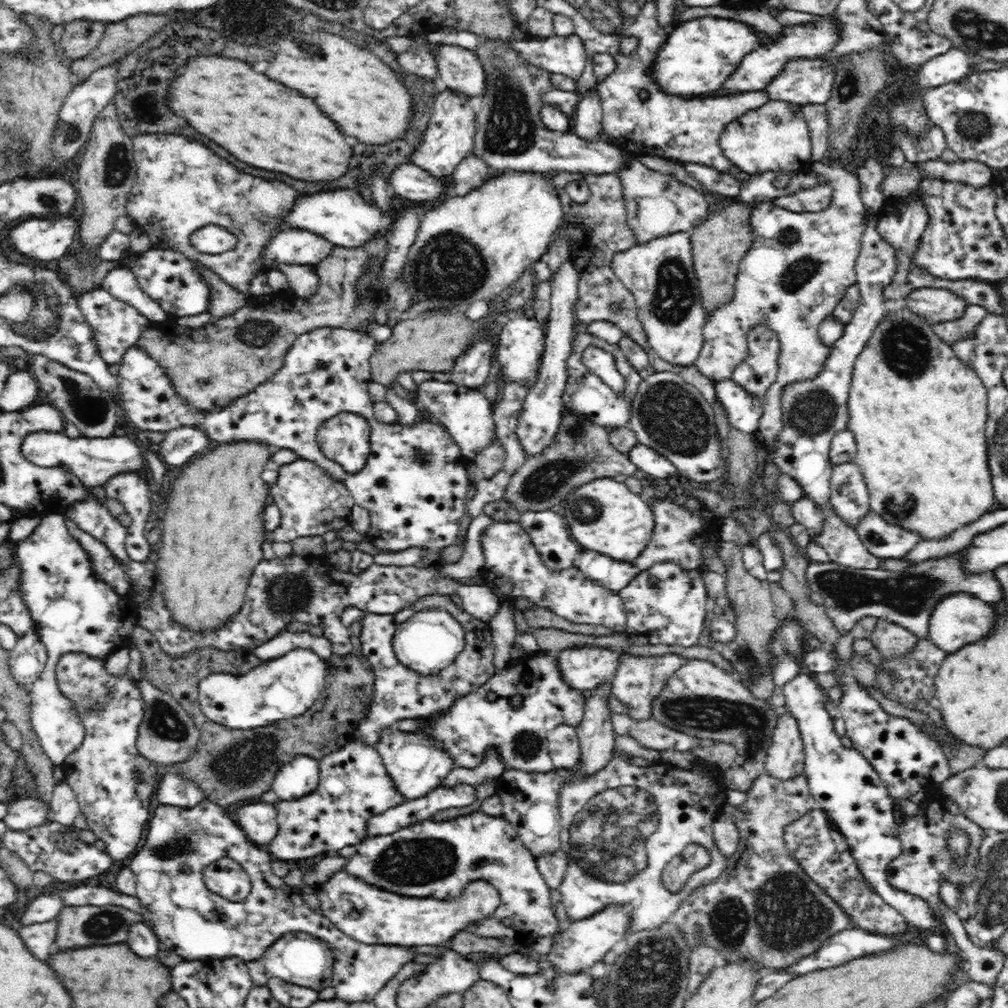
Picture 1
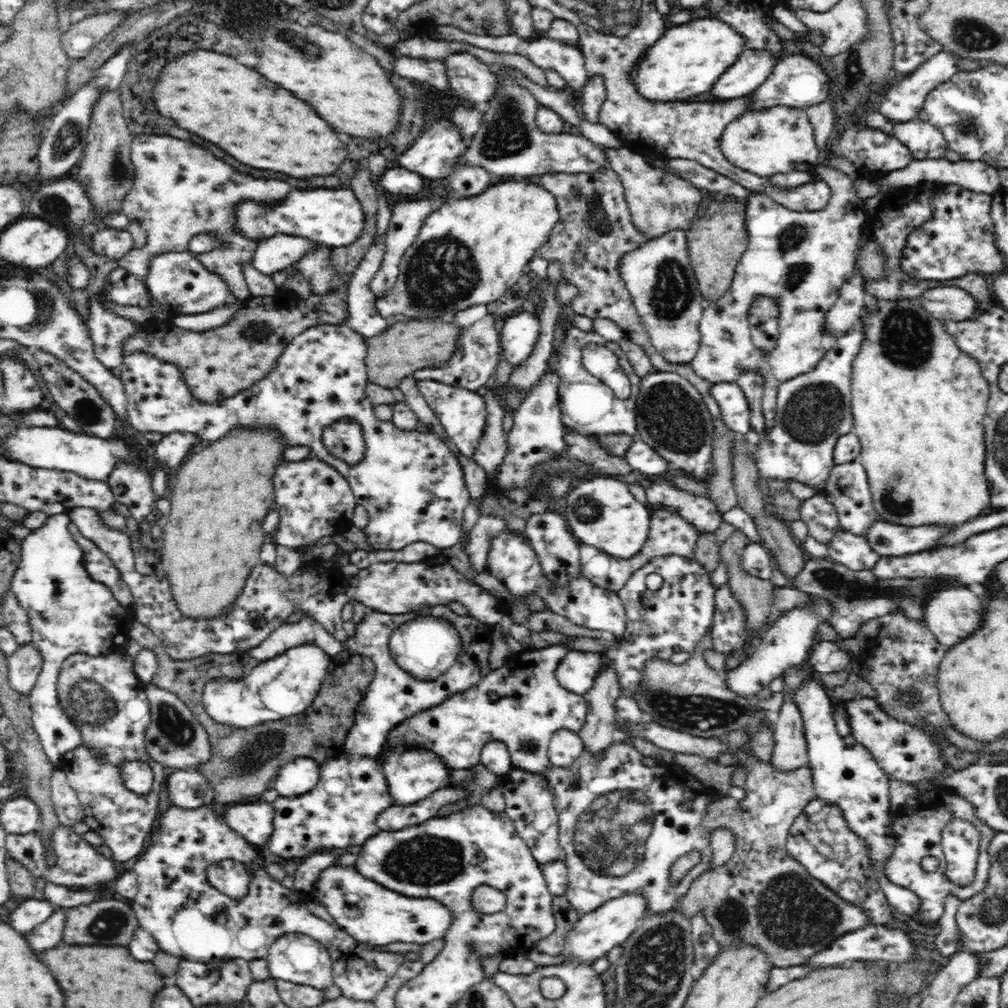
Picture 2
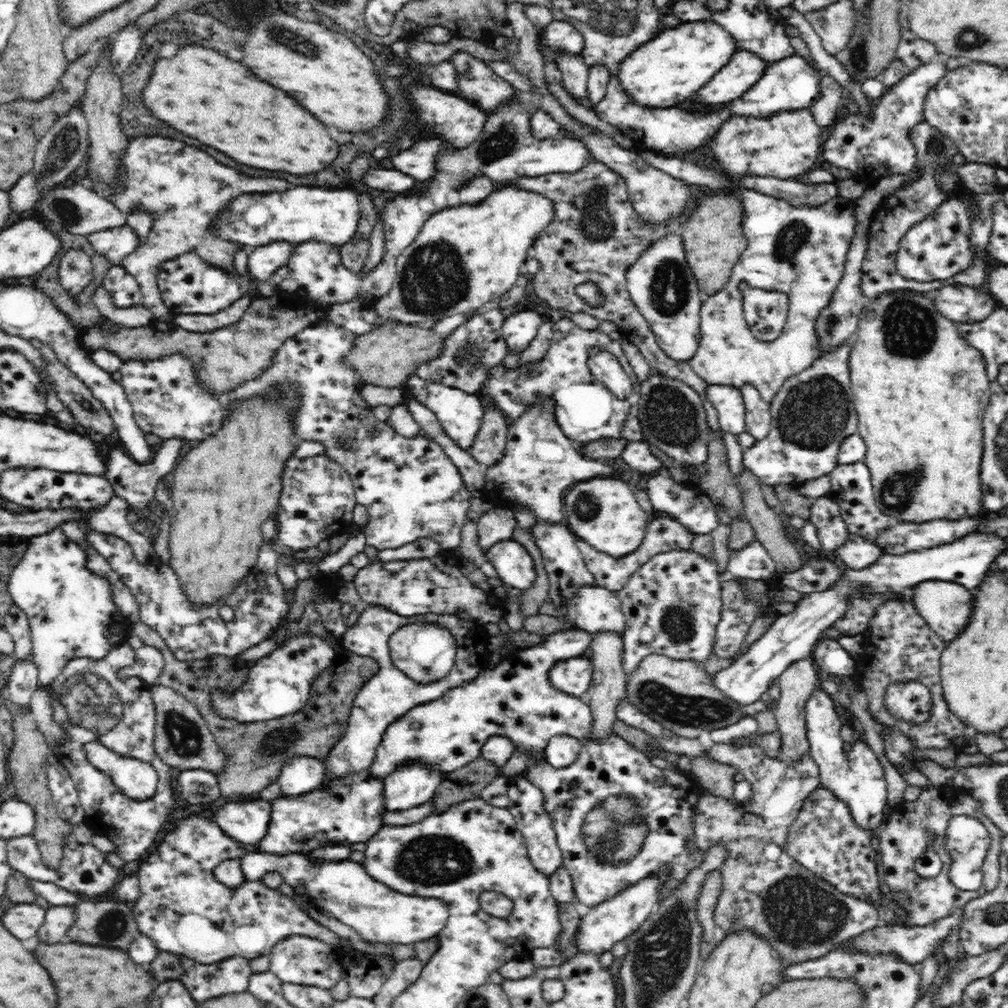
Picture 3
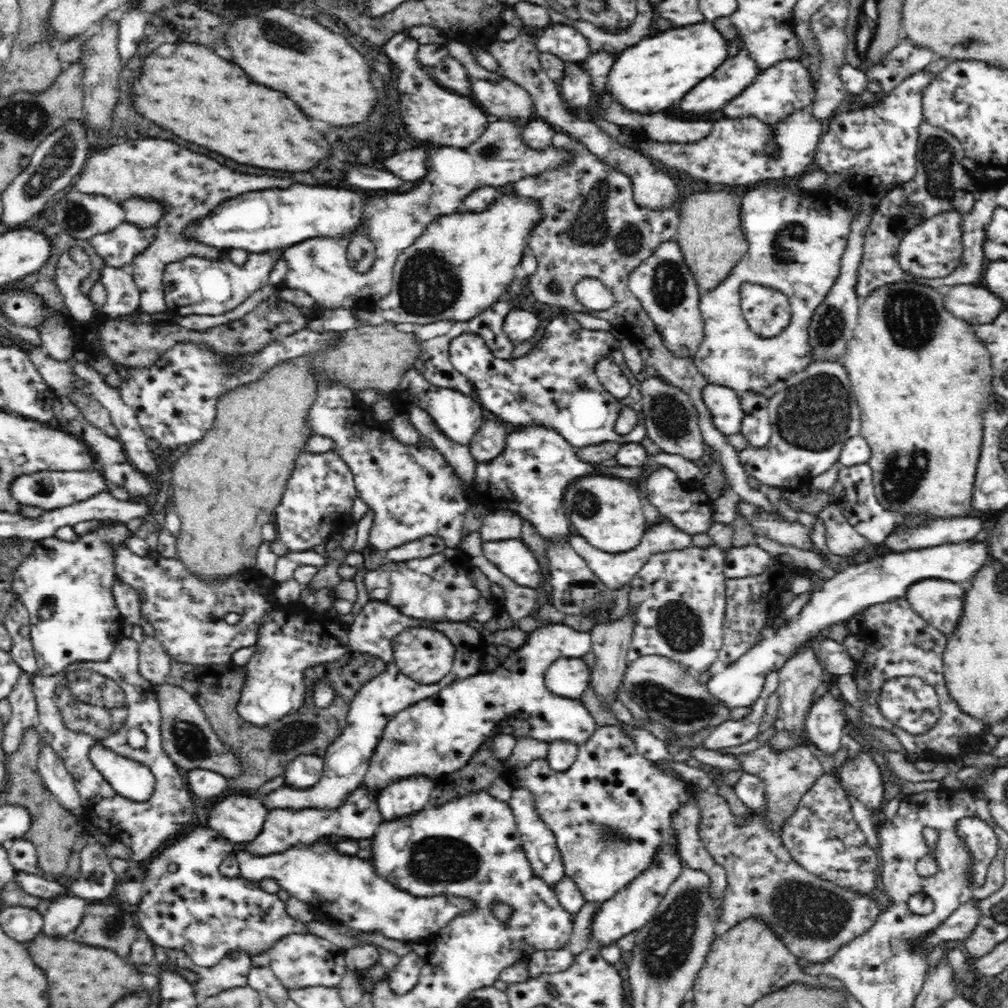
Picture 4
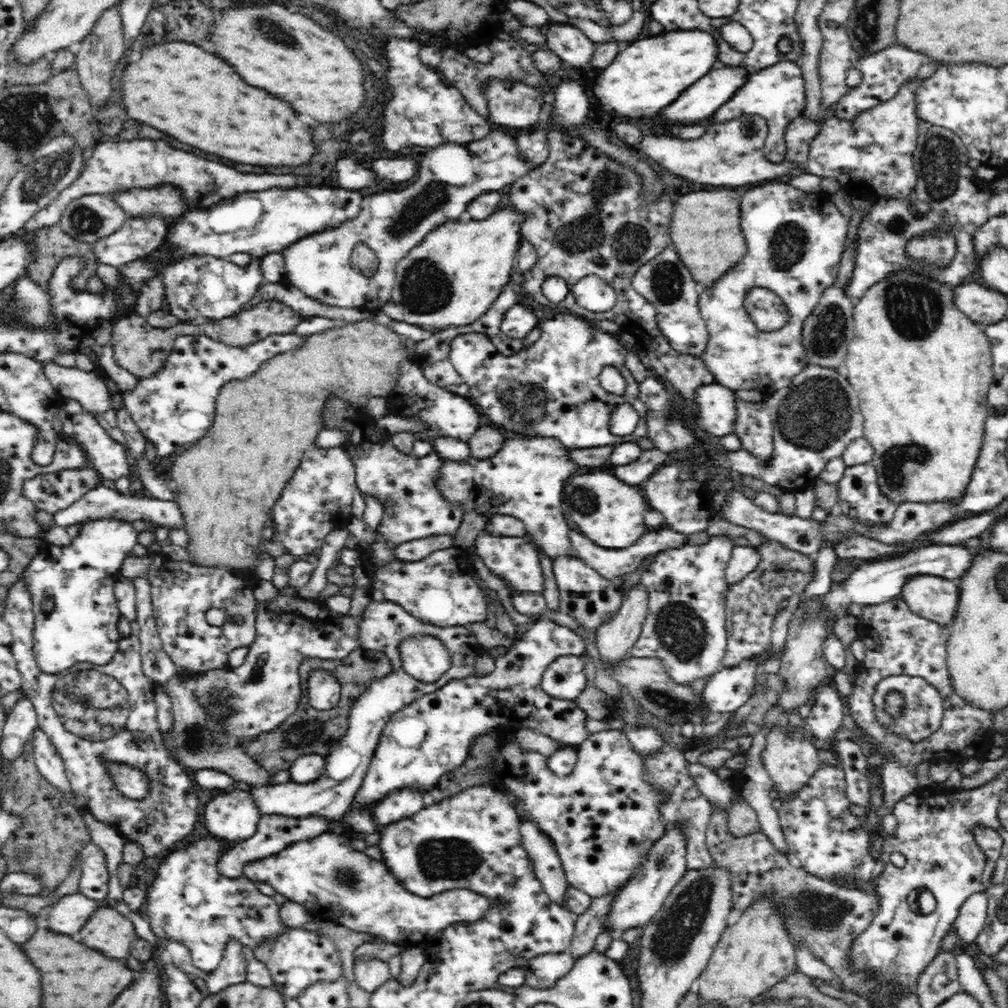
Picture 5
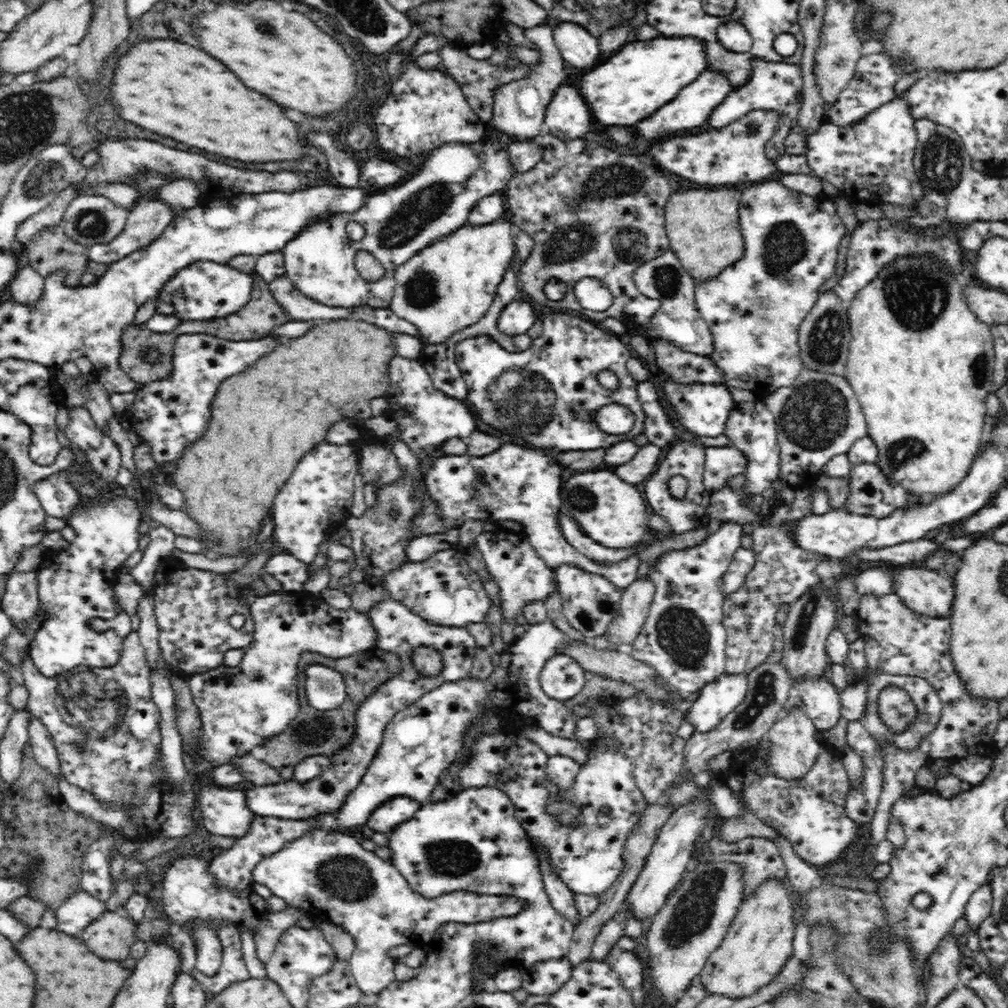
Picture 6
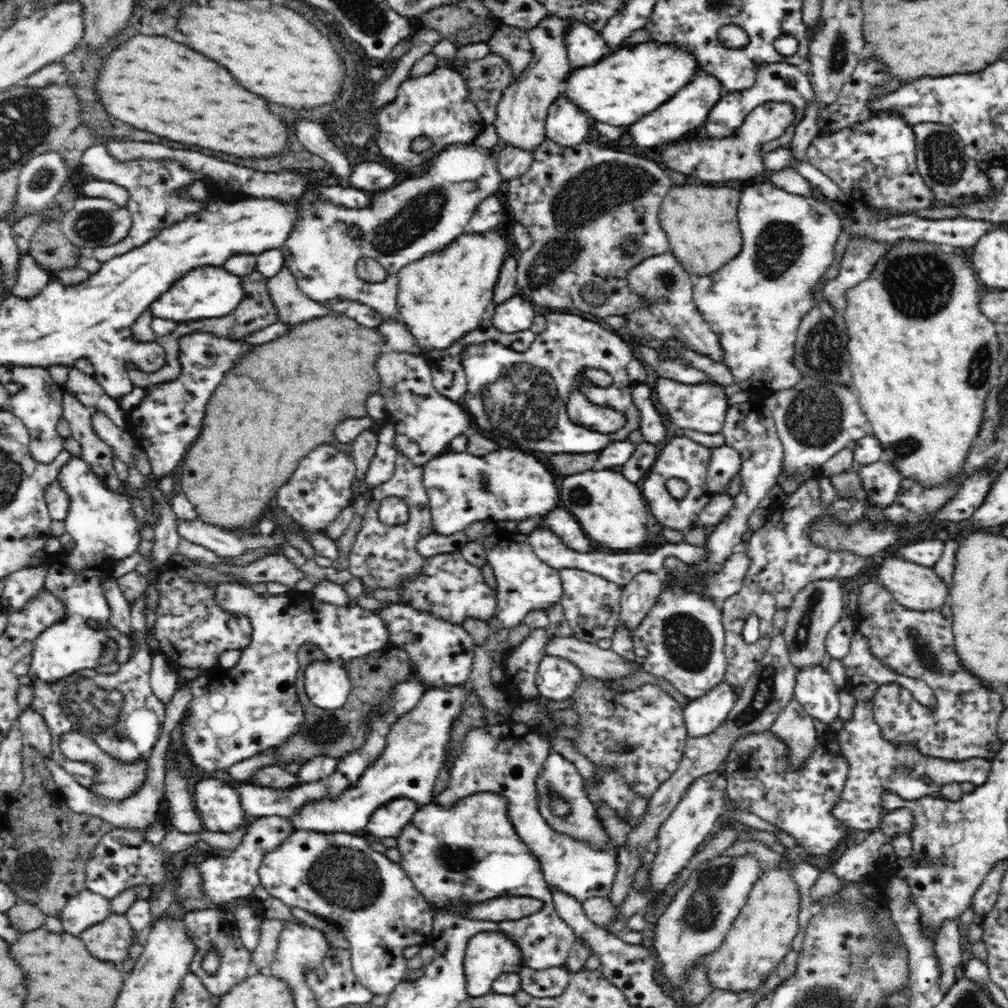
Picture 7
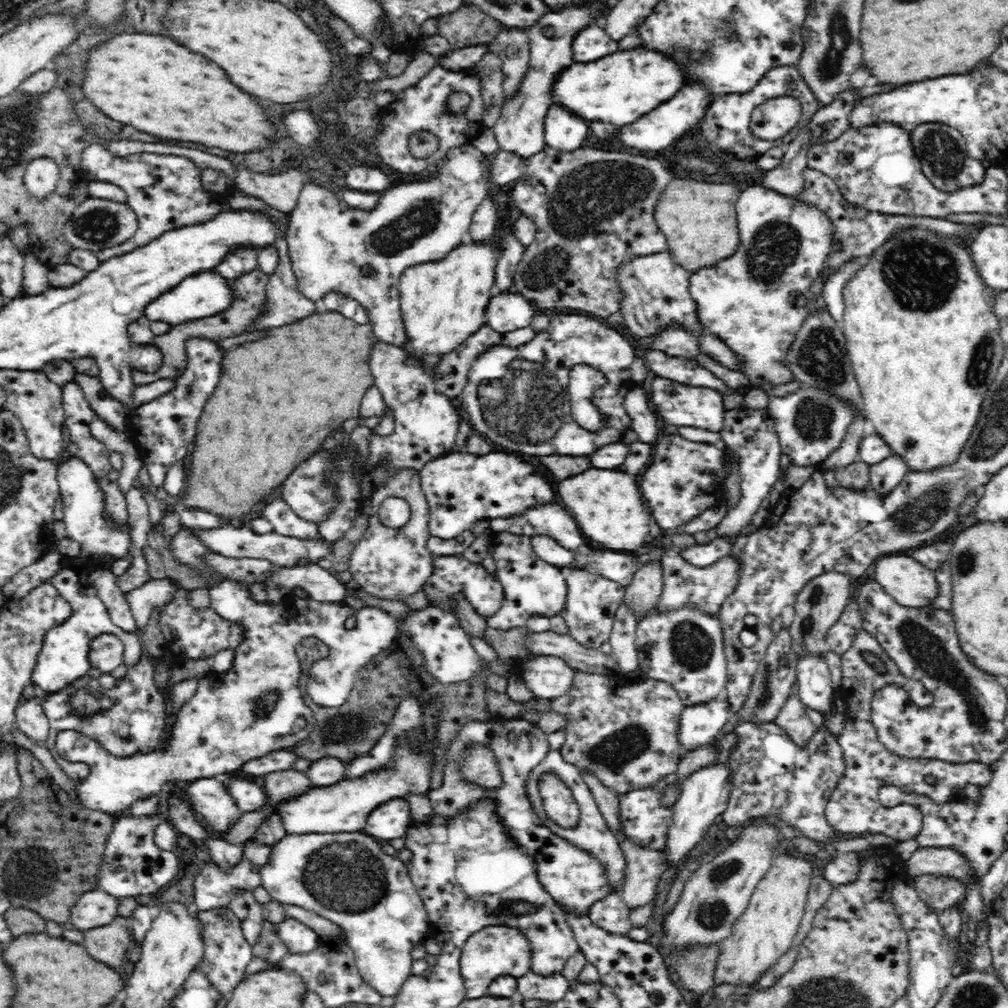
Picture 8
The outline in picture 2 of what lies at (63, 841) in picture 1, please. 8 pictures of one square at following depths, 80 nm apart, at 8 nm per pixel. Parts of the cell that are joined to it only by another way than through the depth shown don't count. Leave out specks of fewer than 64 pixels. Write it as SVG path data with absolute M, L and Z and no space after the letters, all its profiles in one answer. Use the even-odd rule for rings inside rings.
M59 824L51 833L51 840L44 841L40 832L8 835L5 839L7 854L20 861L22 866L34 875L34 878L45 878L48 883L67 886L70 889L96 889L103 882L112 880L116 870L114 860L106 858L95 846L90 846L71 827Z

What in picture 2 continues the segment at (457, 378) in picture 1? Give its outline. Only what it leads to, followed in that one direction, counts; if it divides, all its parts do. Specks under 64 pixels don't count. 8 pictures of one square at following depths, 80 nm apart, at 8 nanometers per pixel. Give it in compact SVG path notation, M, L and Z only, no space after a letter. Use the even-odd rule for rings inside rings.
M488 314L482 320L474 322L470 328L464 330L460 342L458 342L458 350L454 352L454 356L450 358L448 366L444 368L426 368L426 370L418 370L412 374L414 380L436 380L448 385L463 387L467 390L478 391L482 386L491 384L501 357L500 334L494 328L494 318Z

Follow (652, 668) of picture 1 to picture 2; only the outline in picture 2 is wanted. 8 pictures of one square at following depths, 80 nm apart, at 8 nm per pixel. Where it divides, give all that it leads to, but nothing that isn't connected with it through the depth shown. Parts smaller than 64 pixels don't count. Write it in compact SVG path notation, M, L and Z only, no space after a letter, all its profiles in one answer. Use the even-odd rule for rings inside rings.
M662 555L634 571L617 595L626 608L627 624L624 634L620 637L620 646L611 655L612 663L622 695L635 700L647 660L656 658L679 665L690 658L692 648L696 648L706 630L712 626L715 613L714 588L710 584L706 568L696 562L695 558ZM652 572L663 578L663 583L657 590L650 590L646 586L646 576ZM672 654L678 654L682 658L670 660Z

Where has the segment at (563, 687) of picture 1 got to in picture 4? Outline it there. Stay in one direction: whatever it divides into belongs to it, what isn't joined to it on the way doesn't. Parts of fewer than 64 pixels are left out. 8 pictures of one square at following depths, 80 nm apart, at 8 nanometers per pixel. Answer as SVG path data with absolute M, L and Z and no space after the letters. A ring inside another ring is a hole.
M563 623L542 626L531 631L522 648L514 648L512 653L499 663L493 671L482 671L477 675L454 681L438 694L415 702L389 719L382 738L372 755L370 766L365 774L365 786L379 793L390 782L423 774L428 778L440 778L460 770L475 752L491 737L512 735L519 738L532 738L534 742L572 741L576 744L587 741L598 729L594 717L580 699L566 698L550 692L545 685L545 672L553 662L561 658L580 658L591 651L591 634L579 631Z

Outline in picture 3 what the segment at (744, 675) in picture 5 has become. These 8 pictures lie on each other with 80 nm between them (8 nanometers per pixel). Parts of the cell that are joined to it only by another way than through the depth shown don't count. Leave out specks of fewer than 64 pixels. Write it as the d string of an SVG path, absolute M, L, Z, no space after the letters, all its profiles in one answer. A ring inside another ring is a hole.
M980 531L970 533L952 544L943 544L931 549L899 555L882 554L874 564L862 570L846 568L839 581L825 591L810 593L796 604L792 612L777 615L770 628L745 654L713 676L715 685L732 700L742 705L752 704L768 691L769 684L791 664L811 656L812 647L820 641L822 632L844 616L852 604L853 597L867 598L892 592L902 593L902 590L927 580L957 582L968 590L976 589L978 583L986 576L986 571L990 570L990 565L994 564L996 557L1006 549L1007 531Z

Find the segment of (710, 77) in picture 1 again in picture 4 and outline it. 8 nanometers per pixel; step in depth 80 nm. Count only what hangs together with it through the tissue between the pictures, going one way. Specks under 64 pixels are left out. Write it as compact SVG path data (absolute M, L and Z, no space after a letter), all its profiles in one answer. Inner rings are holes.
M712 21L682 28L686 30L660 31L653 37L643 38L636 46L628 47L611 66L606 91L634 112L654 114L674 106L686 90L692 90L702 78L708 78L726 60L726 46L722 46L726 40L722 40L723 36Z

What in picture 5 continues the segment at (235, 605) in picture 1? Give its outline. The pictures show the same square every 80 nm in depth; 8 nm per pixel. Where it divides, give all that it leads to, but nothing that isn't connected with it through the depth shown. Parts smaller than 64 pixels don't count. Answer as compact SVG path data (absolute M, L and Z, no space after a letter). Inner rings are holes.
M373 321L348 323L322 334L312 334L304 348L278 354L264 362L248 380L231 380L222 386L217 395L215 417L206 436L190 450L180 453L170 472L170 487L184 519L182 528L188 533L188 544L184 548L191 558L190 564L229 571L254 568L270 510L298 469L304 450L313 448L322 430L320 410L324 404L320 402L326 400L326 392L358 410L366 410L371 397L386 398L398 386L402 362L410 360L408 350L404 349L407 341L392 328Z

